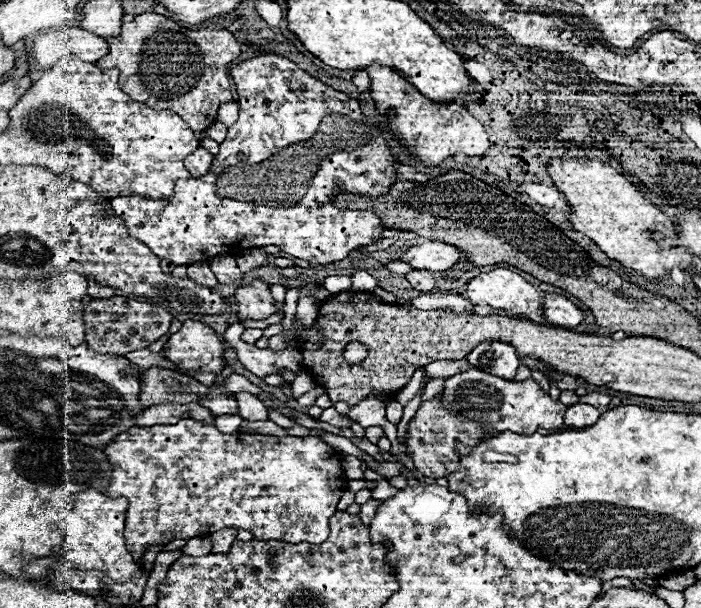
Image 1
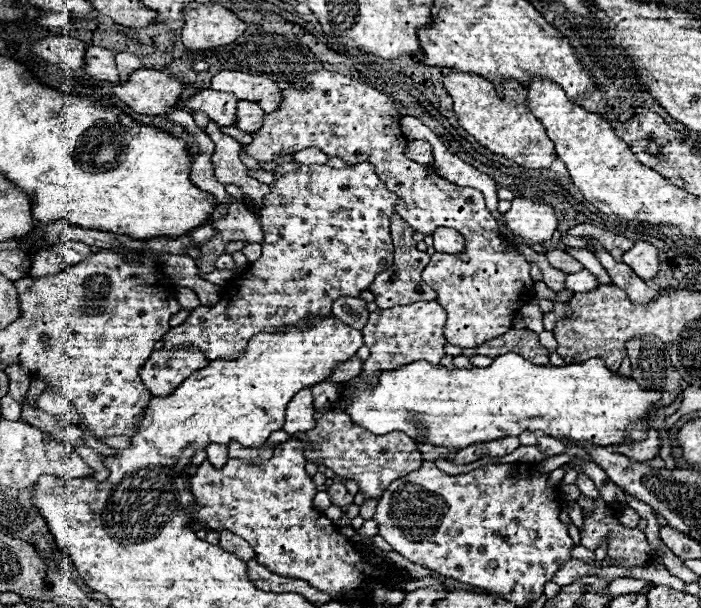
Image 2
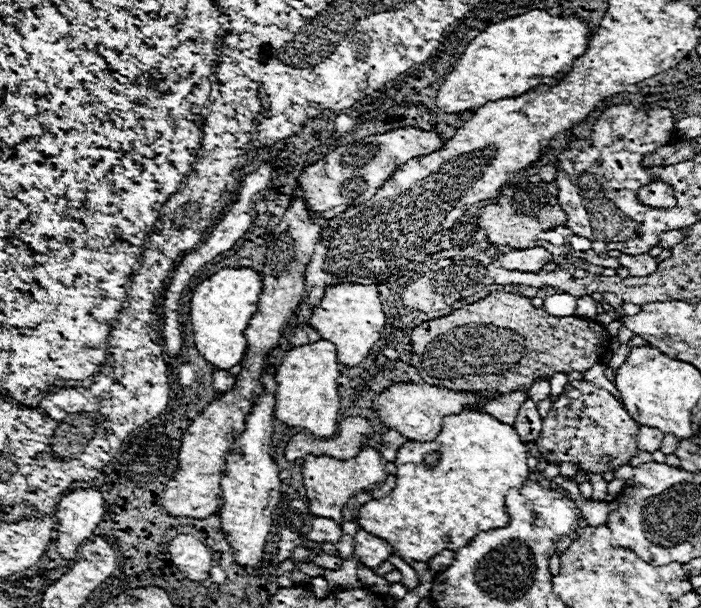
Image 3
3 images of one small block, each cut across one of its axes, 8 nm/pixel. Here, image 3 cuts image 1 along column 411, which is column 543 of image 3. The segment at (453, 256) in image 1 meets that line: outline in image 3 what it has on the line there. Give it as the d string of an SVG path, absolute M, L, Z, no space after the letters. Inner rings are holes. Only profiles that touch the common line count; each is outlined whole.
M542 246L524 248L524 250L508 250L506 254L500 254L494 258L498 266L506 270L516 270L516 272L538 272L550 260L552 260L552 254L544 250Z

